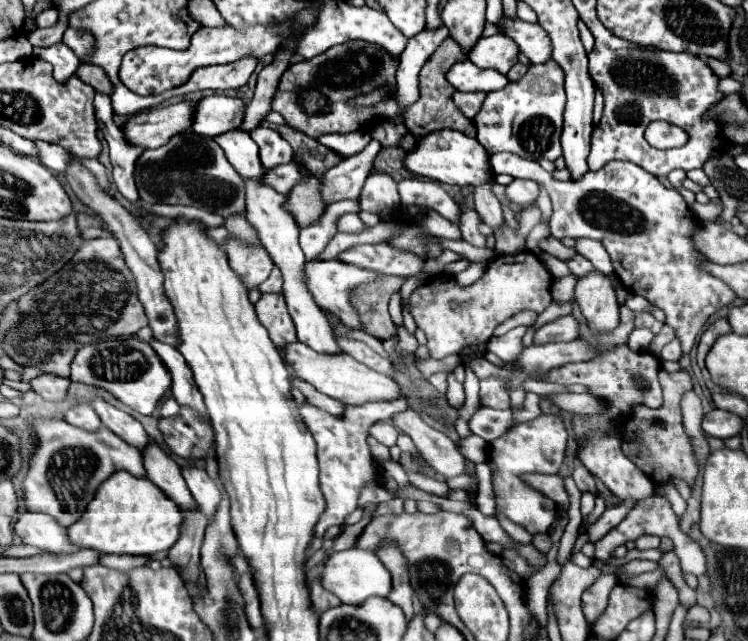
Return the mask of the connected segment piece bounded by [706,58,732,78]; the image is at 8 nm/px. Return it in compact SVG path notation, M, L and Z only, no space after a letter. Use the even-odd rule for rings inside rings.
M716 58L706 60L706 62L708 62L708 66L710 66L720 78L730 78L730 76L732 76L732 70L730 70L730 66L728 66L726 62L720 62L720 60L716 60Z

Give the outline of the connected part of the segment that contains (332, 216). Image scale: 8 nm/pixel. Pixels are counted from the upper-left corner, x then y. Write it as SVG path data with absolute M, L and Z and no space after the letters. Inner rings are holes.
M358 200L334 202L334 204L326 206L324 214L316 222L312 222L306 228L302 228L302 232L300 232L300 246L302 246L304 254L306 254L306 260L314 260L326 248L326 244L338 232L336 230L338 218L342 214L346 214L346 212L360 212Z

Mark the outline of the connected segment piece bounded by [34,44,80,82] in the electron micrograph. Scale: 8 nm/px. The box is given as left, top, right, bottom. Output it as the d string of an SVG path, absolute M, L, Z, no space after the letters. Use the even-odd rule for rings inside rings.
M56 44L50 48L34 48L34 56L50 62L54 66L54 78L60 82L70 78L80 66L80 60L76 58L76 54L64 44Z

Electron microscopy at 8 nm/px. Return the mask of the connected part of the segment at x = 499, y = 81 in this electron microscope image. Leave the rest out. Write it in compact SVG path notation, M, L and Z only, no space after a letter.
M462 60L450 68L448 82L460 92L492 92L504 88L508 78L496 70L482 70L470 60Z

